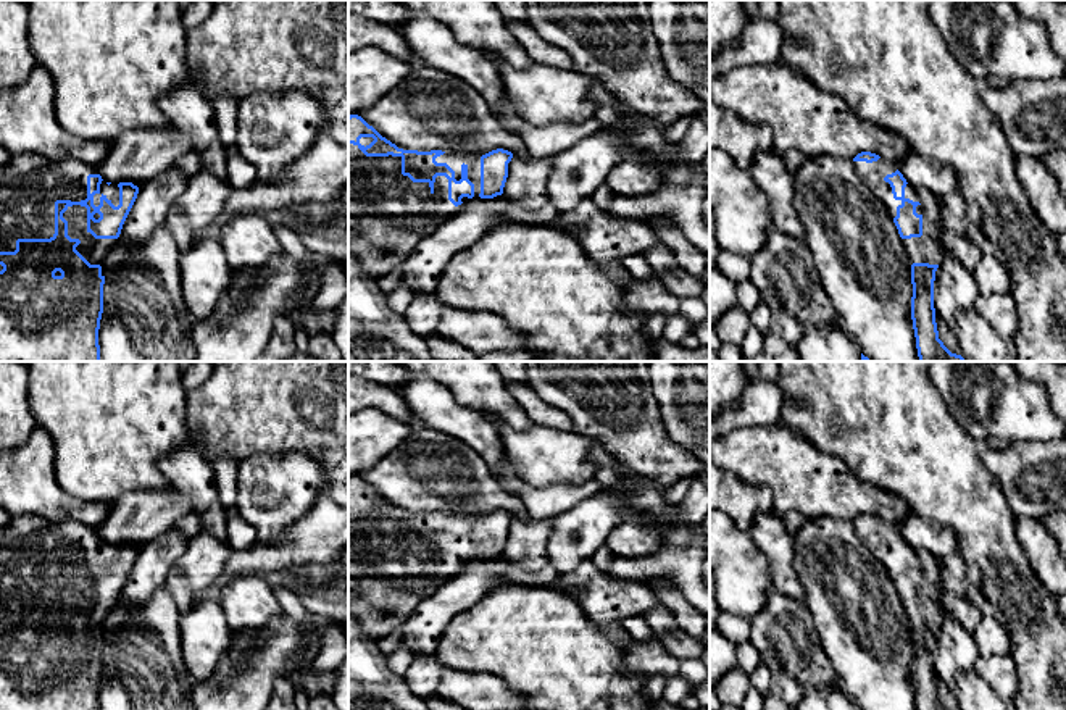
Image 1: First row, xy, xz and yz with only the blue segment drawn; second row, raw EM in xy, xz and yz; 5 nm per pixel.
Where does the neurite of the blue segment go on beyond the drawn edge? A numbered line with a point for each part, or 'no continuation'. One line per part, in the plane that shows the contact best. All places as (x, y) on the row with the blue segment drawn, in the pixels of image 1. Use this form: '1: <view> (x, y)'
1: xy (26, 200)

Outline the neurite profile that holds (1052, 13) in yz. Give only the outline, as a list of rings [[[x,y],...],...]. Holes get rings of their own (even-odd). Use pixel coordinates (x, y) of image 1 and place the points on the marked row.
[[[1006,0],[1031,19],[1042,23],[1050,36],[1053,52],[1066,61],[1066,2],[1061,0]]]

